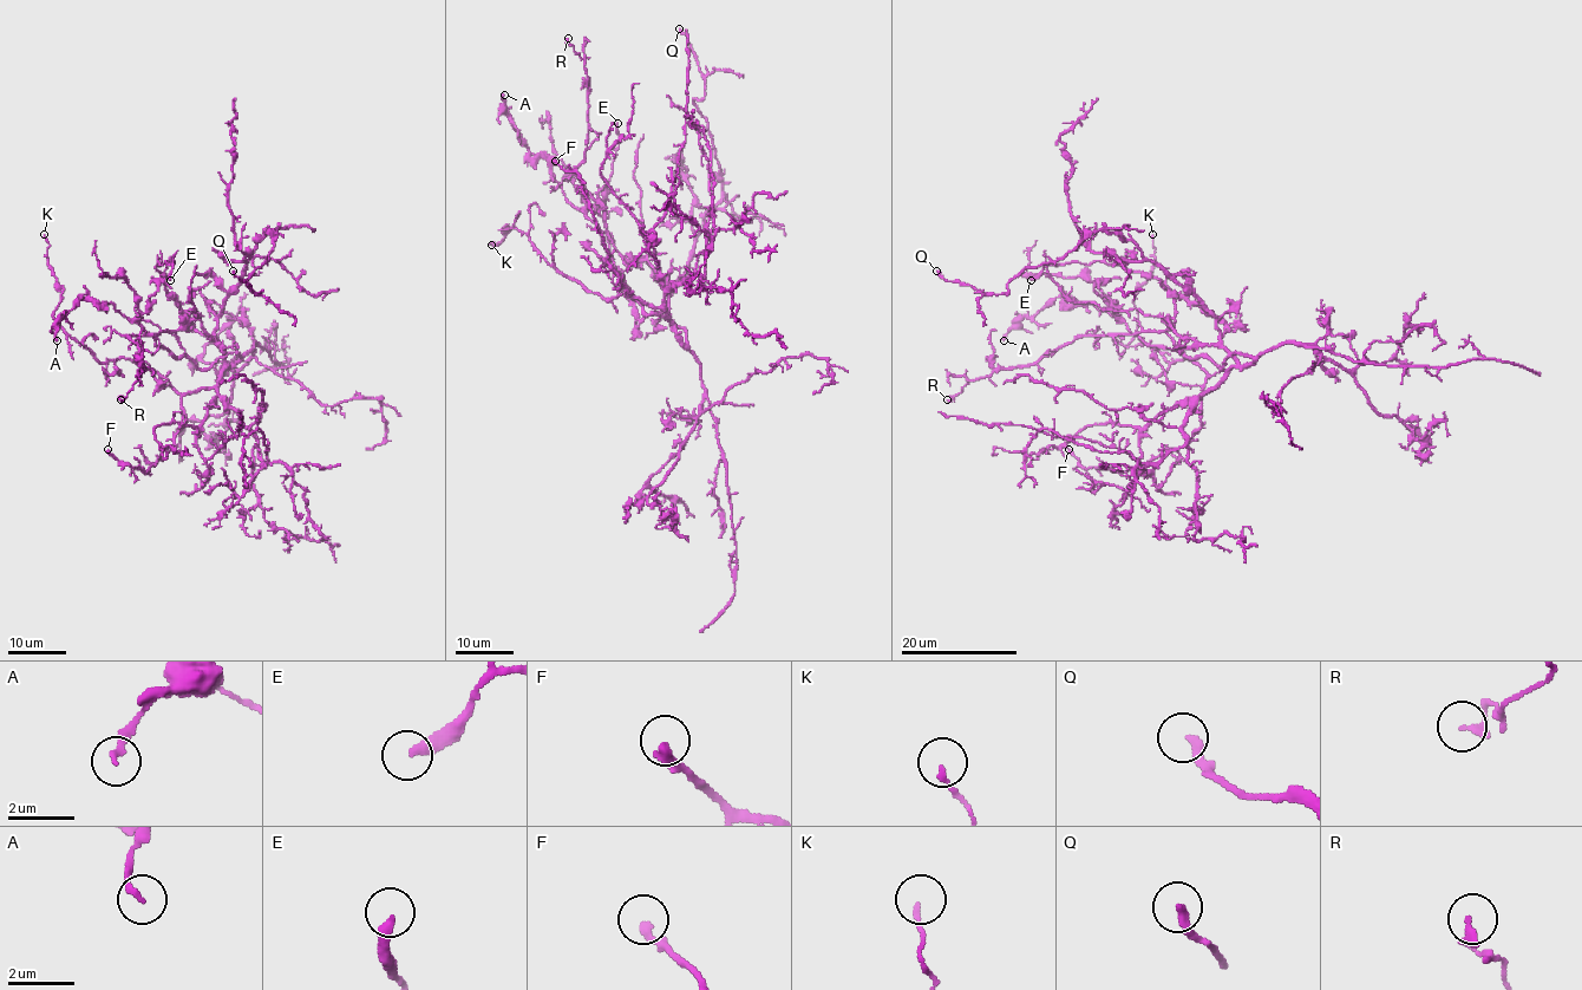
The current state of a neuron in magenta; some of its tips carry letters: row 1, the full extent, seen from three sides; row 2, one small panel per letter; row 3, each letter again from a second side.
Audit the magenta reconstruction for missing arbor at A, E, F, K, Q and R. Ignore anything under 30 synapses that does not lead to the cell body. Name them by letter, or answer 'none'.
none

